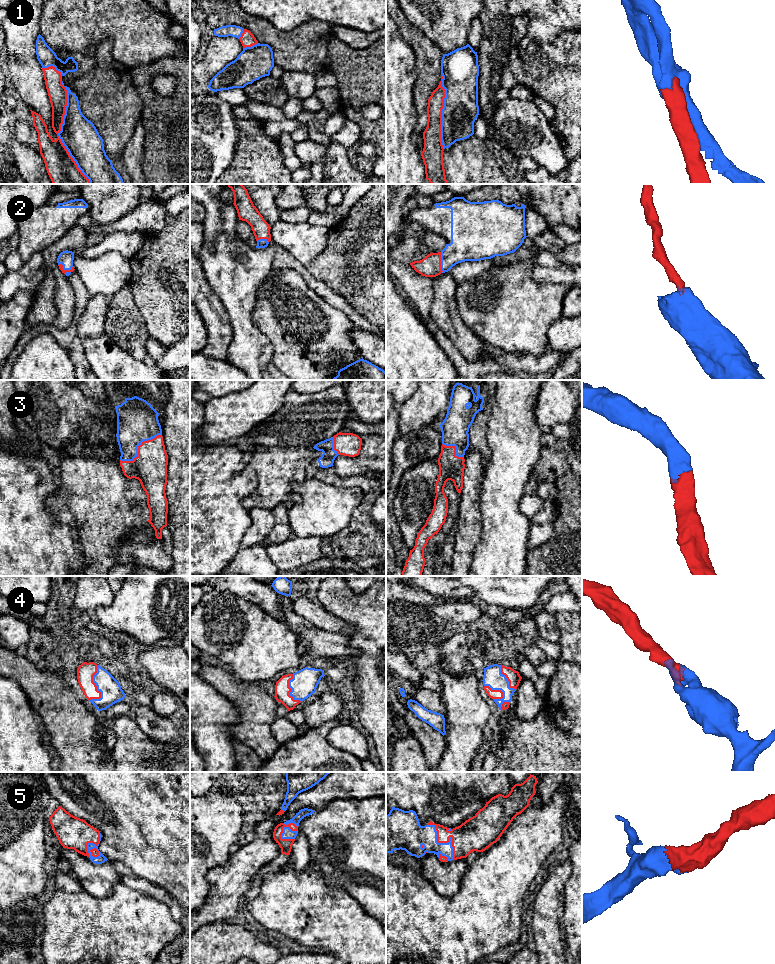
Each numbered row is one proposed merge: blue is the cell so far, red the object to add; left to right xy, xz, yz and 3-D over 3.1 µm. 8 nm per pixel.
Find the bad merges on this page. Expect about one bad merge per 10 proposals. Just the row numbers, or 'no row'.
no row

